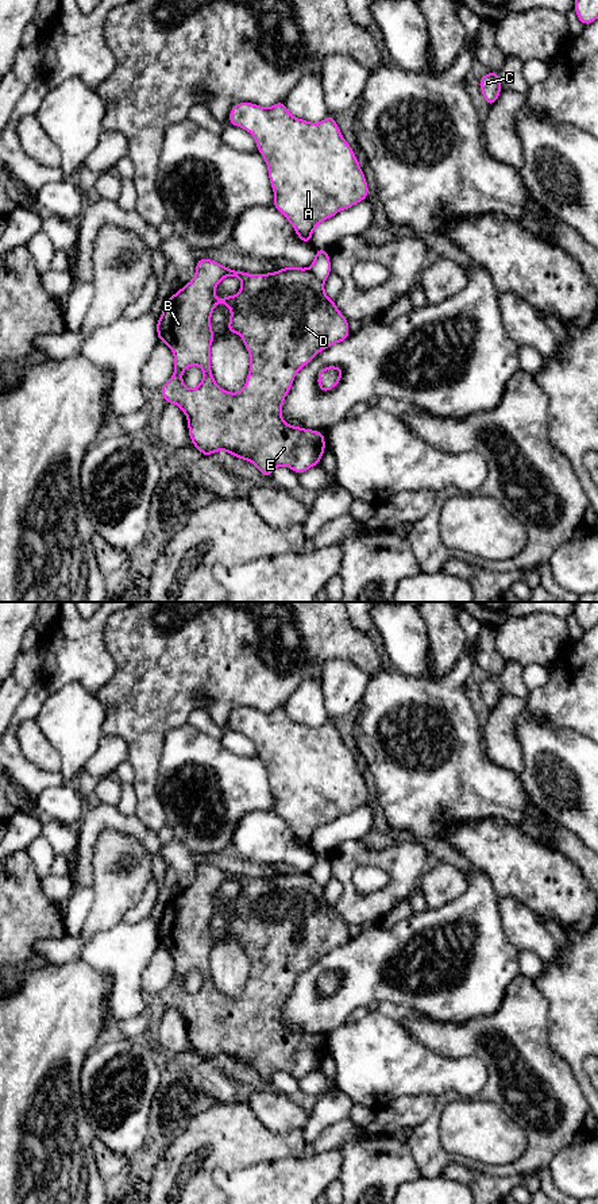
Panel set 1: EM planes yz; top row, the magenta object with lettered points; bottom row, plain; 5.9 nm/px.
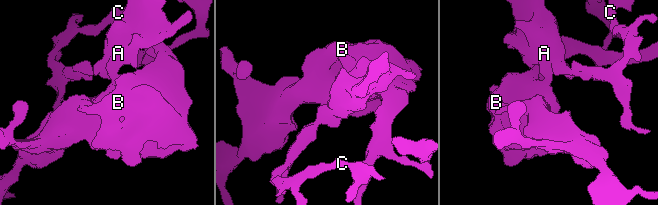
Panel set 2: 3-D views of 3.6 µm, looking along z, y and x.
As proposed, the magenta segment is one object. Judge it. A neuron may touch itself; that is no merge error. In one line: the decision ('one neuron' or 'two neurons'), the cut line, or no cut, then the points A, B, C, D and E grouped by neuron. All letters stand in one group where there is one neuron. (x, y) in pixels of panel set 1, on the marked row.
two neurons | yz (308, 269), (323, 282) | A C / B D E

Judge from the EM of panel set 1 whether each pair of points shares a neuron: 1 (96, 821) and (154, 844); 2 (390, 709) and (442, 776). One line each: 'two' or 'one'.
1: one
2: one

